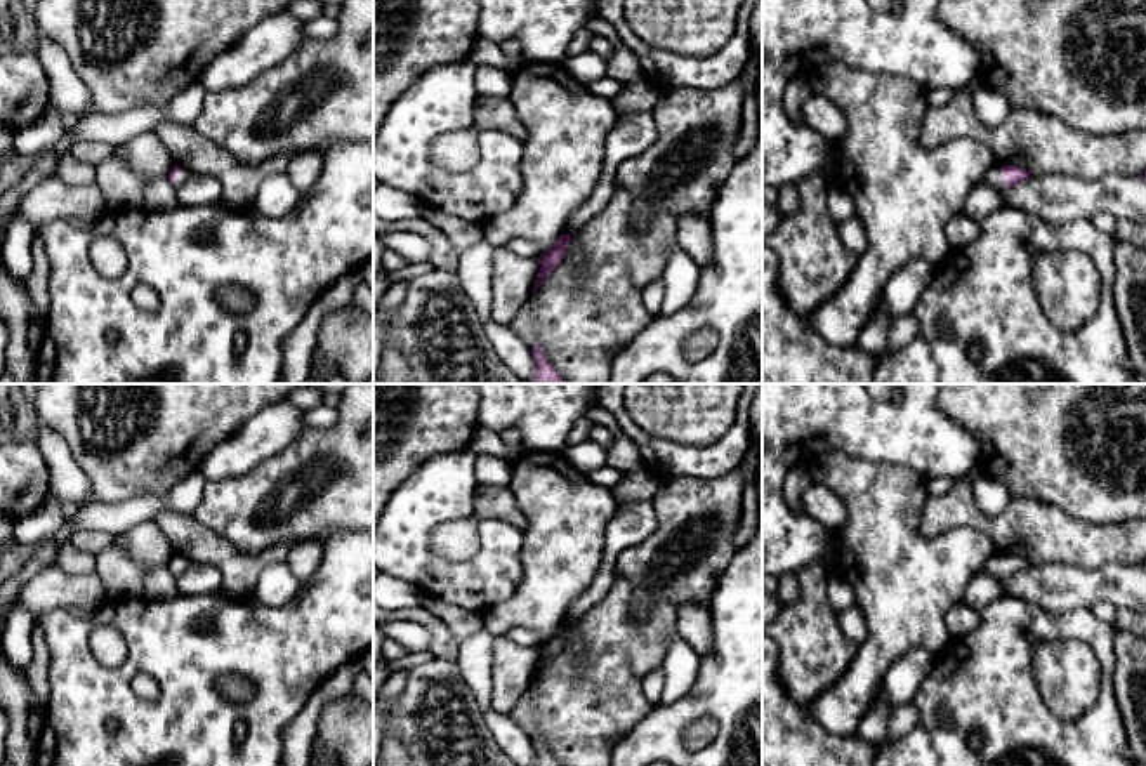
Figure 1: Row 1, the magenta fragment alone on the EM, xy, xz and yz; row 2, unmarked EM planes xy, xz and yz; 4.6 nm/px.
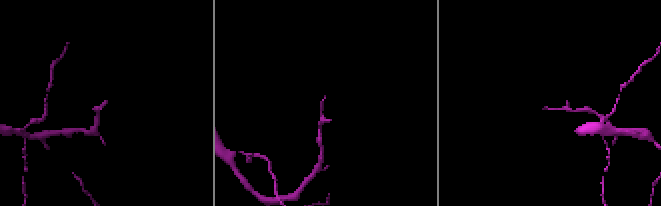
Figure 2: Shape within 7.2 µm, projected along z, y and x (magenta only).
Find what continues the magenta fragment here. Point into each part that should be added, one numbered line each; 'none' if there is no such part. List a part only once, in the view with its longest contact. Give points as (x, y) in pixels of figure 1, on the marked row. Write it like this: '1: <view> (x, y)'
1: yz (994, 176)

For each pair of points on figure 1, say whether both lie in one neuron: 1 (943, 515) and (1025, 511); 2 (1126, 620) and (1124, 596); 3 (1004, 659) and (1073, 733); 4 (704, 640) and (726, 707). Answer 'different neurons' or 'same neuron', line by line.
1: same neuron
2: different neurons
3: same neuron
4: different neurons

